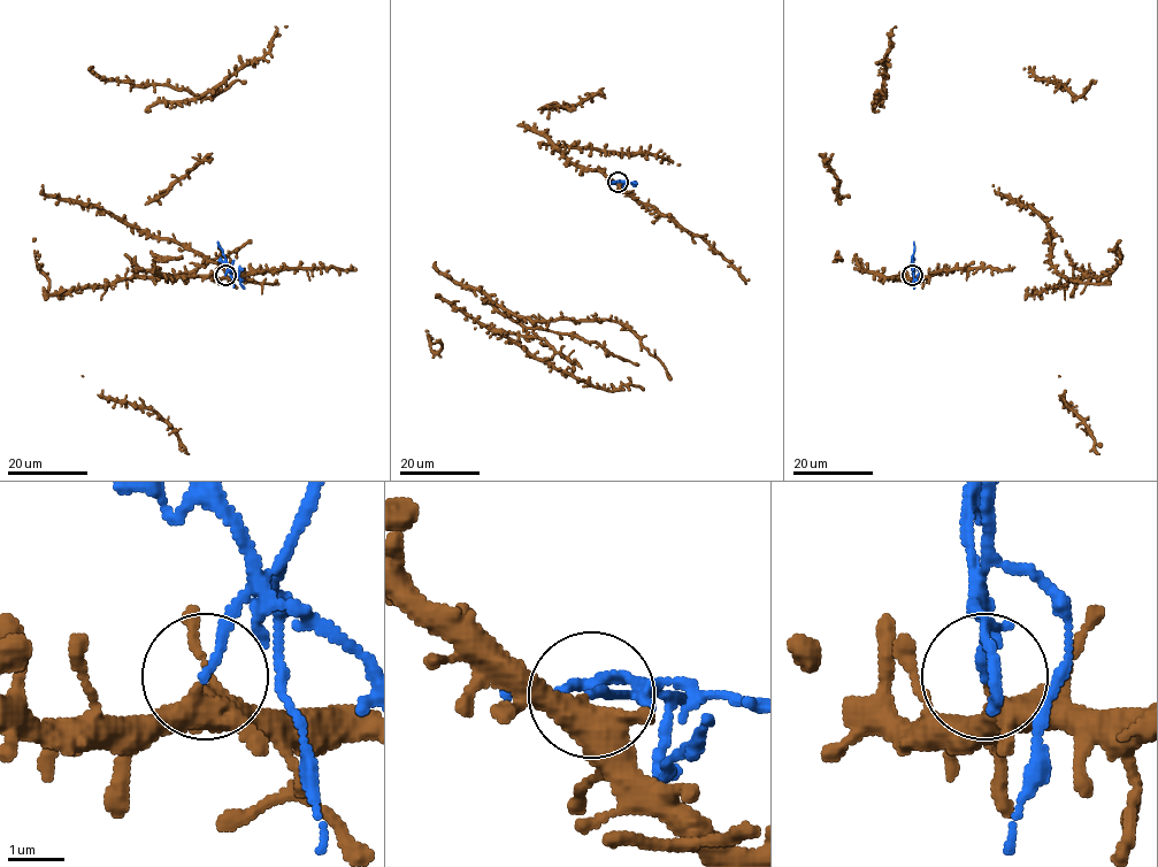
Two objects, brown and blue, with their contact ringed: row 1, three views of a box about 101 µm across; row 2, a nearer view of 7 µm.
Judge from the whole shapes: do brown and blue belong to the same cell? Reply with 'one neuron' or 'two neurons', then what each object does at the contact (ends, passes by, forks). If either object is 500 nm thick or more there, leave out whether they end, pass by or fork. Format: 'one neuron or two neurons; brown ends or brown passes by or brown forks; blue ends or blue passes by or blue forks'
two neurons; brown forks; blue ends

